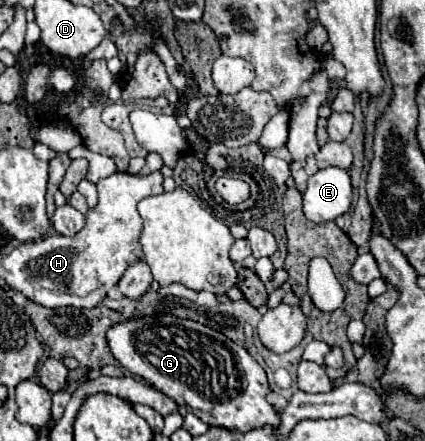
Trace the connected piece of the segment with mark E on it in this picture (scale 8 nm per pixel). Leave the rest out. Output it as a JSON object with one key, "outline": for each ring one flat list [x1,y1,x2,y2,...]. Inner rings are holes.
{"outline":[[329,166,313,174,303,192,303,212,313,222,329,222,349,212,353,202,351,178,345,170]]}

